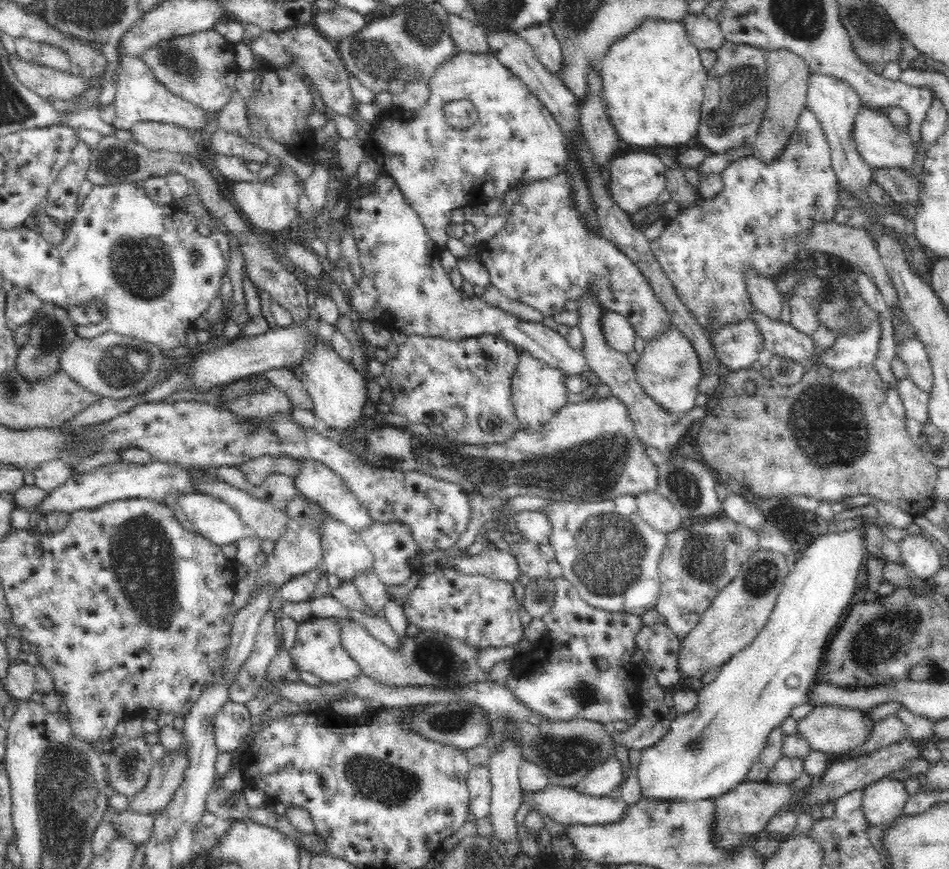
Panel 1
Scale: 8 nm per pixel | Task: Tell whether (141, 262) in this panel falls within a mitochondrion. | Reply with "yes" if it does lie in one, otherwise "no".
yes

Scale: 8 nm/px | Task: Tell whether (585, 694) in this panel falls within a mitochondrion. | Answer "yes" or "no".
yes

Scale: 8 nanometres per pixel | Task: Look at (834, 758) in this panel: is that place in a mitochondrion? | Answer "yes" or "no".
no

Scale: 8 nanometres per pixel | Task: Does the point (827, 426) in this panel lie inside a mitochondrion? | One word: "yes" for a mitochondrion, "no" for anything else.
yes

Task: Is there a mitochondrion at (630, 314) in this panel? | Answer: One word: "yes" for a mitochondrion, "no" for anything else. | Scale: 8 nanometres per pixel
no

